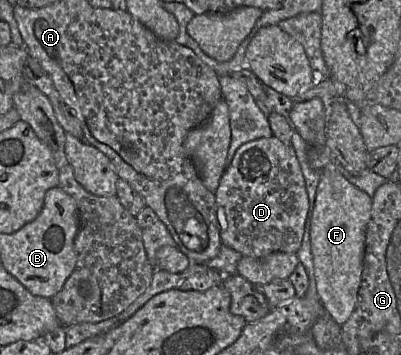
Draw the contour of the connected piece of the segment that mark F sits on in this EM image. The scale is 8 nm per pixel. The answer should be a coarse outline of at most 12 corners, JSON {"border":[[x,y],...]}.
{"border":[[321,171],[310,221],[318,296],[357,301],[372,198]]}

